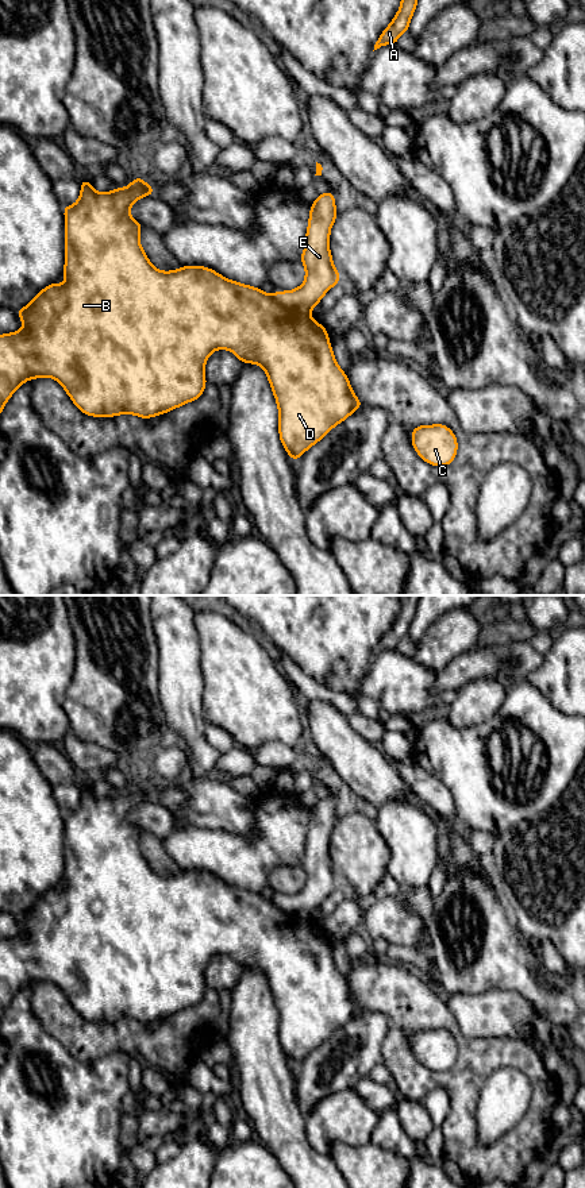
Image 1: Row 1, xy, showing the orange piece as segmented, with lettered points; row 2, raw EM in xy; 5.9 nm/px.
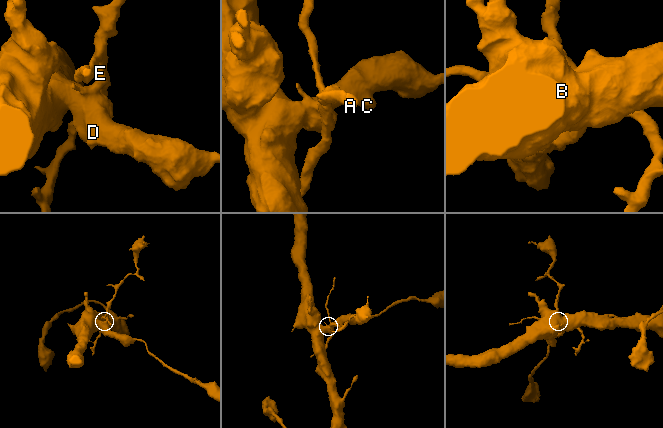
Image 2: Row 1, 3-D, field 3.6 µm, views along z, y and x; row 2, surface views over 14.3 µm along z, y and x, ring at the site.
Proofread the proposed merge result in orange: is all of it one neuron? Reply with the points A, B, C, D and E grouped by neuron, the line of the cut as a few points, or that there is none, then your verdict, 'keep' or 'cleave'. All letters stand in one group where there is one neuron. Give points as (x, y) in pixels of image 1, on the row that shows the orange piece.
groups A E / B C D; cut xy (270, 294), (281, 305), (308, 316); cleave

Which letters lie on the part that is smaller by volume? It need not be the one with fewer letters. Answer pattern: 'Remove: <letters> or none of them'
Remove: A, E

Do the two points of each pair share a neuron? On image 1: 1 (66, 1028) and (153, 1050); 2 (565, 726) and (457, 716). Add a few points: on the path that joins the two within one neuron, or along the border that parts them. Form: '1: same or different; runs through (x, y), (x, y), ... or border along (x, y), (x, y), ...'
1: same; runs through (88, 1037), (131, 1037)
2: different; border along (507, 691), (504, 702), (489, 718), (458, 726)

